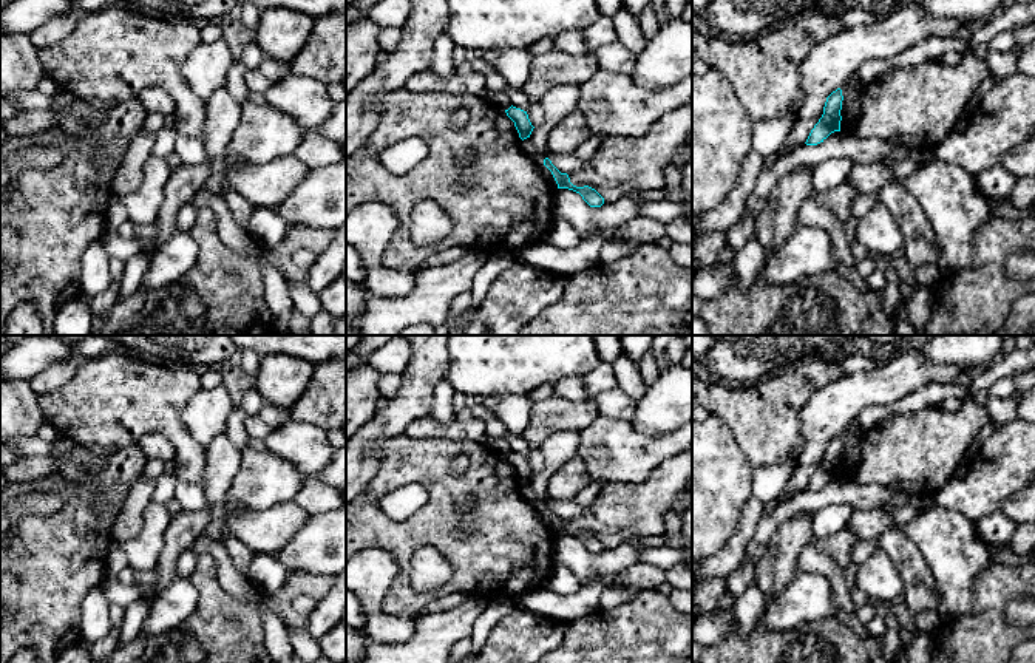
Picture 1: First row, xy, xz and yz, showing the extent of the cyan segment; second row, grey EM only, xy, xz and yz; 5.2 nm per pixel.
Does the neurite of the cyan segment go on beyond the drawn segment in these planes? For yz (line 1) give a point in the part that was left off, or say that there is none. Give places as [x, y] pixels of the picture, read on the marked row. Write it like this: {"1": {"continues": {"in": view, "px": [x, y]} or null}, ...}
{"1": {"continues": null}}

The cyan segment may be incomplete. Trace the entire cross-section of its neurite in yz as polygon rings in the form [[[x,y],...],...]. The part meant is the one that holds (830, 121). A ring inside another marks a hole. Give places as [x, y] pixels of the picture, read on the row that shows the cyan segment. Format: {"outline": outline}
{"outline": [[[837,88],[826,97],[823,114],[819,119],[819,122],[814,125],[814,128],[811,130],[805,142],[806,145],[817,145],[823,142],[831,133],[840,131],[842,100],[843,100],[843,96],[840,88]]]}

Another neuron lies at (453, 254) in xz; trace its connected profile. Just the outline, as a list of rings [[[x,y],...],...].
[[[450,247],[445,249],[442,252],[437,252],[431,257],[428,257],[420,269],[426,269],[426,267],[439,267],[439,266],[446,266],[450,263],[456,263],[457,260],[460,260],[468,250],[465,247]]]

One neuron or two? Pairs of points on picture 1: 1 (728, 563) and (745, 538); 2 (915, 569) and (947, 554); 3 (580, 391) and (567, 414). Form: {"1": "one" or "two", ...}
{"1": "one", "2": "two", "3": "two"}

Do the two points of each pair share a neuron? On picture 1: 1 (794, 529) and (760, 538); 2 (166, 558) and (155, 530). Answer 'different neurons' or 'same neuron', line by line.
1: different neurons
2: different neurons

